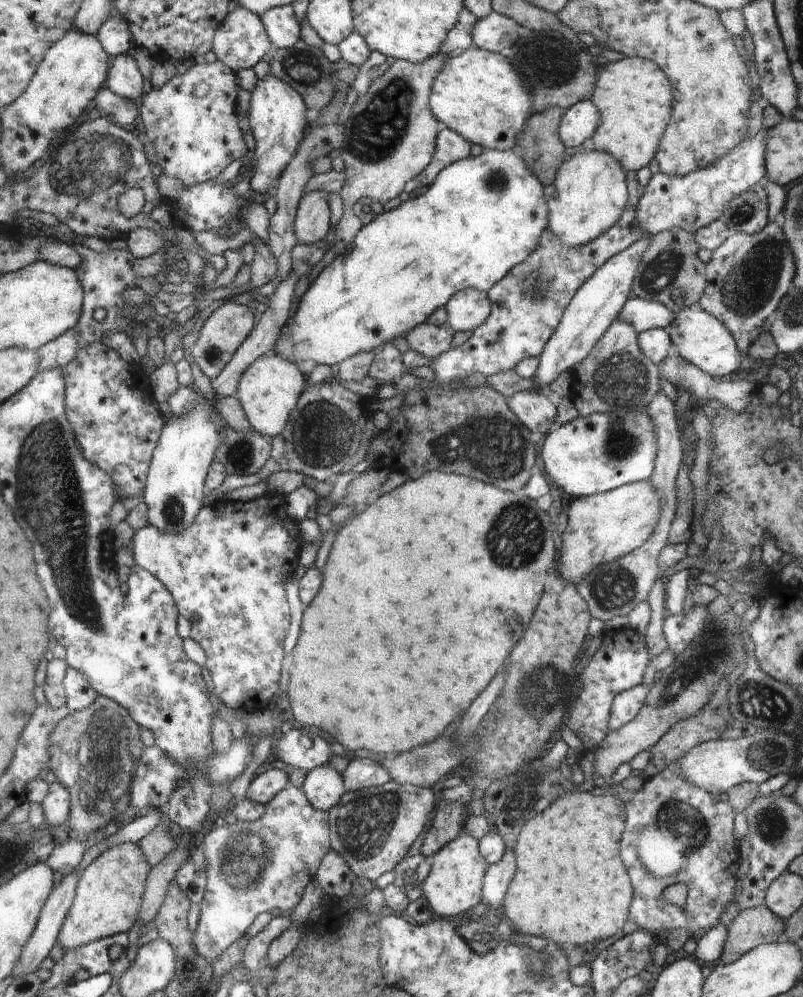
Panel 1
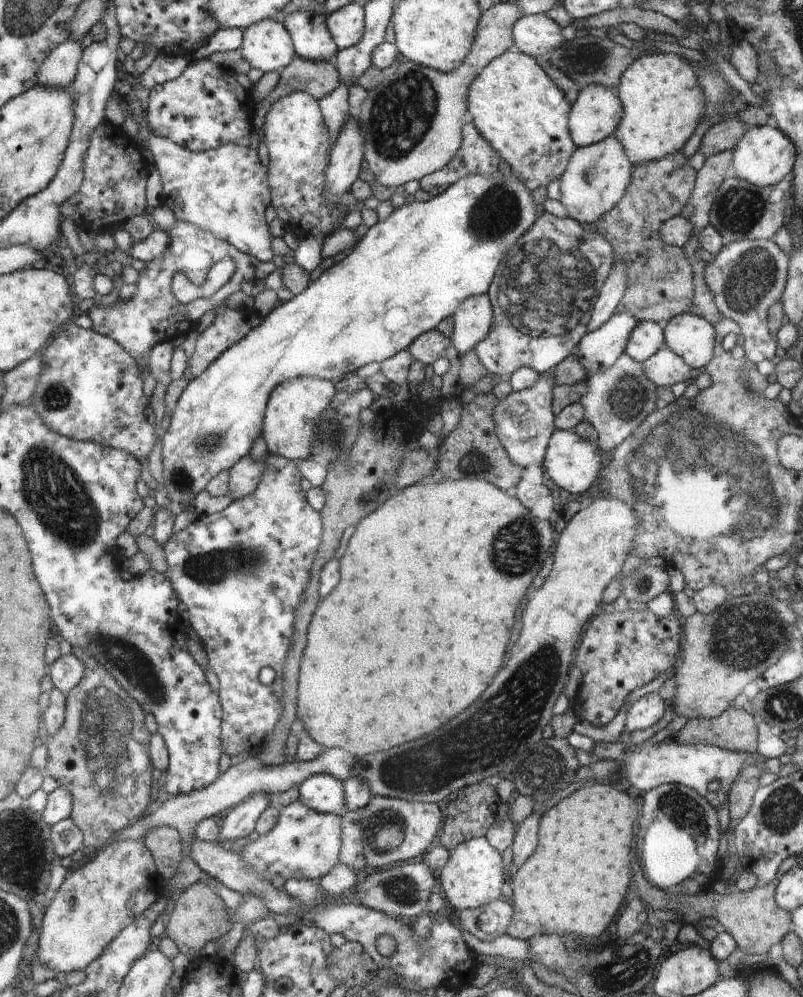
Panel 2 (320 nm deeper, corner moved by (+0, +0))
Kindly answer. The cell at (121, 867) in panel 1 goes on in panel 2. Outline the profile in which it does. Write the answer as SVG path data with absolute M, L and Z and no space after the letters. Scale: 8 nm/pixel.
M126 839L106 846L64 881L52 904L46 910L38 956L61 976L74 970L87 970L109 946L154 904L163 894L166 878L159 871L154 853L142 839Z

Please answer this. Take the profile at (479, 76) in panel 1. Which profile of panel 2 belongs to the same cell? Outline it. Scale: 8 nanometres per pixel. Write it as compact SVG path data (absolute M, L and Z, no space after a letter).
M516 46L493 61L470 84L468 95L468 118L494 151L505 160L516 177L520 177L526 189L532 194L536 188L560 179L569 165L569 160L578 148L569 132L569 115L572 105L552 78L534 60L532 56L521 53Z

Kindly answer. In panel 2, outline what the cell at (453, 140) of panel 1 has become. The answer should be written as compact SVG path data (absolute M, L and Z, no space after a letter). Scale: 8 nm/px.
M469 119L461 136L464 139L453 161L446 164L441 171L427 175L419 182L421 190L431 197L445 192L446 188L453 187L458 180L465 179L466 176L474 174L493 176L499 172L498 164L501 157Z

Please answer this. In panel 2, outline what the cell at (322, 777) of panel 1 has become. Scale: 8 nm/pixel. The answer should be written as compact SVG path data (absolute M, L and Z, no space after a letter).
M318 773L299 787L299 799L316 812L342 815L345 811L345 787L337 777Z

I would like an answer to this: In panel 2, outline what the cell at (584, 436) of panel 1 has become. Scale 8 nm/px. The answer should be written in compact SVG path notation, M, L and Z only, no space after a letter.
M556 429L552 439L549 441L546 461L543 466L546 467L548 476L558 488L564 489L568 493L572 492L572 494L579 495L586 492L594 484L594 480L596 480L596 476L600 472L596 446L586 442L586 440L582 440L574 430Z

